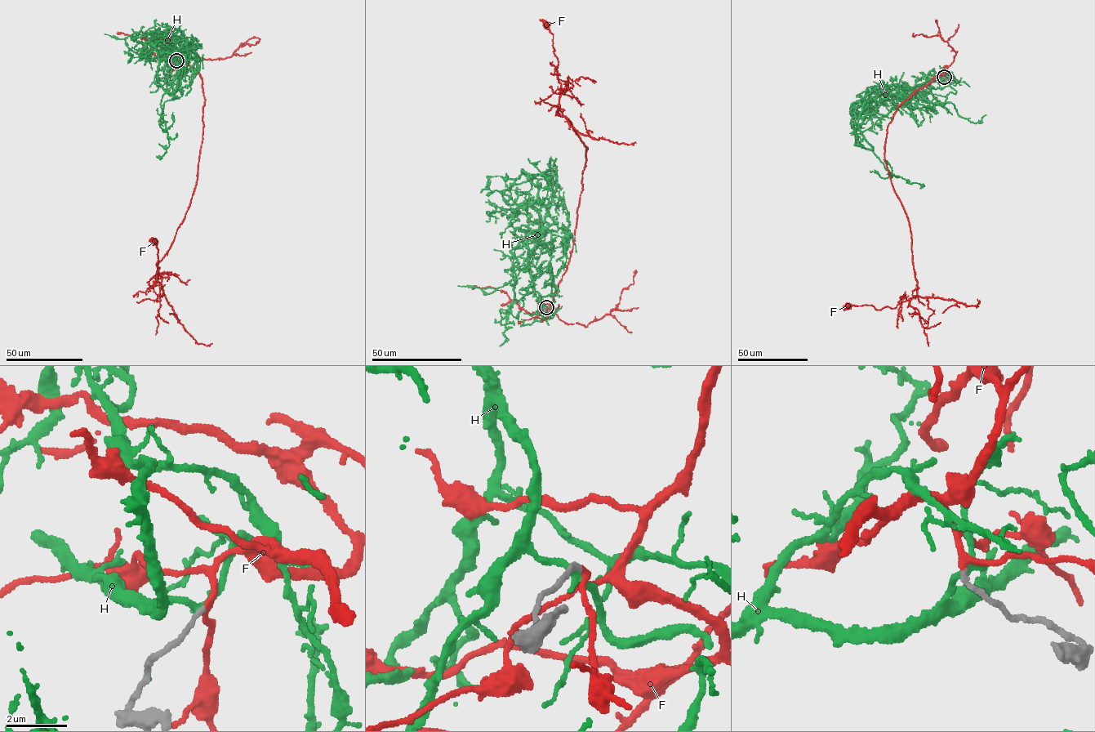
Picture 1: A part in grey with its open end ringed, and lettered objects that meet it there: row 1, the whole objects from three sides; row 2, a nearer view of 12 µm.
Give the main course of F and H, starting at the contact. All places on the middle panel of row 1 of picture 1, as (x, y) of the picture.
F: (546, 308), (571, 256), (588, 148), (568, 118), (558, 114), (558, 61), (546, 25)
H: (545, 307), (532, 282), (527, 238), (548, 213), (554, 170), (532, 176), (549, 183), (537, 205)

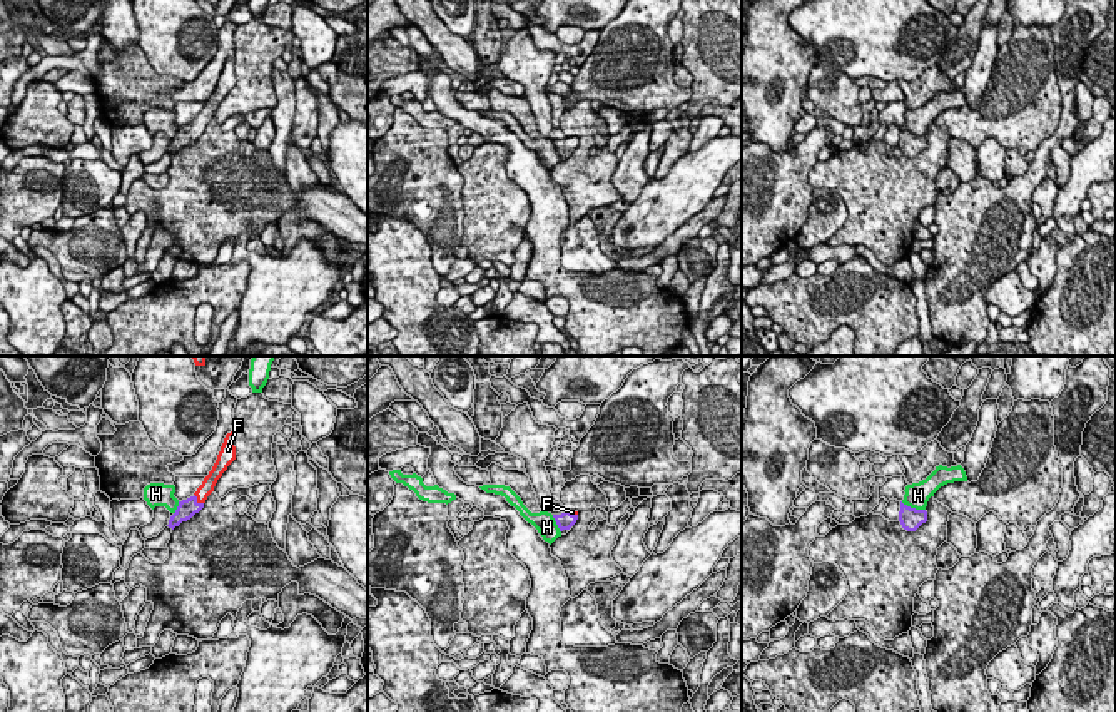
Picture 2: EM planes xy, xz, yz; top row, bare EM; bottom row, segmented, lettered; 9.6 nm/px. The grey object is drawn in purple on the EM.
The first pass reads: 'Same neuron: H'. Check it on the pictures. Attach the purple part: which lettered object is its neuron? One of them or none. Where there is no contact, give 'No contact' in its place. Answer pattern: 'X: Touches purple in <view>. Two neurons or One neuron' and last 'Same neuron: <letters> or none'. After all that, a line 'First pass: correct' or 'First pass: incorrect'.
F: Touches purple in xy. One neuron
H: Touches purple in yz. Two neurons
Same neuron: F
First pass: incorrect

